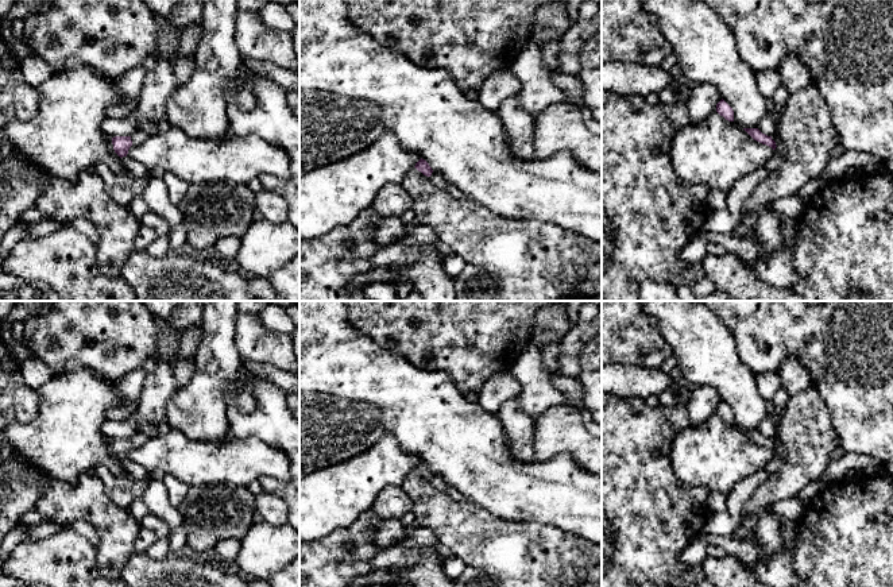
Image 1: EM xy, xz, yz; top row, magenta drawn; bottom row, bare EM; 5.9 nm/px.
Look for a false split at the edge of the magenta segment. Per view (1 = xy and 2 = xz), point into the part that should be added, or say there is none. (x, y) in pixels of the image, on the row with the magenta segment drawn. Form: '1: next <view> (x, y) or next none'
1: next xy (132, 166)
2: next none

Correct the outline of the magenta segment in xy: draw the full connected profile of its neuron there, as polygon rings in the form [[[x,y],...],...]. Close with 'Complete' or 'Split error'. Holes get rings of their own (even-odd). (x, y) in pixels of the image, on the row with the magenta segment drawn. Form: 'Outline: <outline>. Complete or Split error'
Outline: [[[115,136],[112,138],[112,144],[115,152],[121,158],[121,162],[132,175],[147,179],[151,178],[146,166],[138,163],[127,155],[129,147],[132,146],[131,136]]]. Split error

